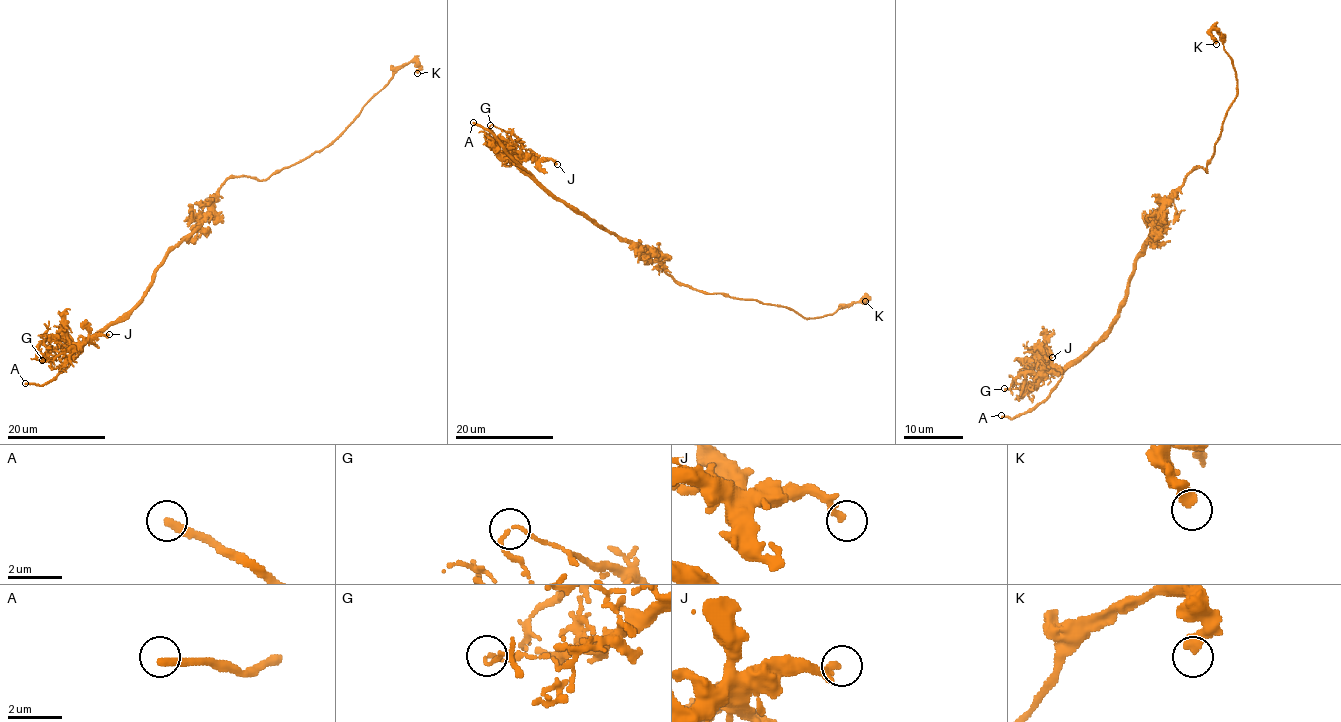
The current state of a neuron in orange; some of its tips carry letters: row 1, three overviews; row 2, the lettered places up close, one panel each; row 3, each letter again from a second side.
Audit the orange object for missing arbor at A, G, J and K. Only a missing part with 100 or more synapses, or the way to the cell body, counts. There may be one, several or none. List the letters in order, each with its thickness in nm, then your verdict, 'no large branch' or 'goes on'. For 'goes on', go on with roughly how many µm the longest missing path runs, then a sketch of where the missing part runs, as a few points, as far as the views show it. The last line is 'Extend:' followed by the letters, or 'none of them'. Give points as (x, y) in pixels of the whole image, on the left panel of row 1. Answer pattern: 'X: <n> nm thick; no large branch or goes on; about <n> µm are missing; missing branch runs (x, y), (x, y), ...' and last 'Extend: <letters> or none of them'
A: 320 nm thick; goes on; about 20 µm are missing
G: 110 nm thick; no large branch
J: 180 nm thick; no large branch
K: 360 nm thick; no large branch
Extend: A

